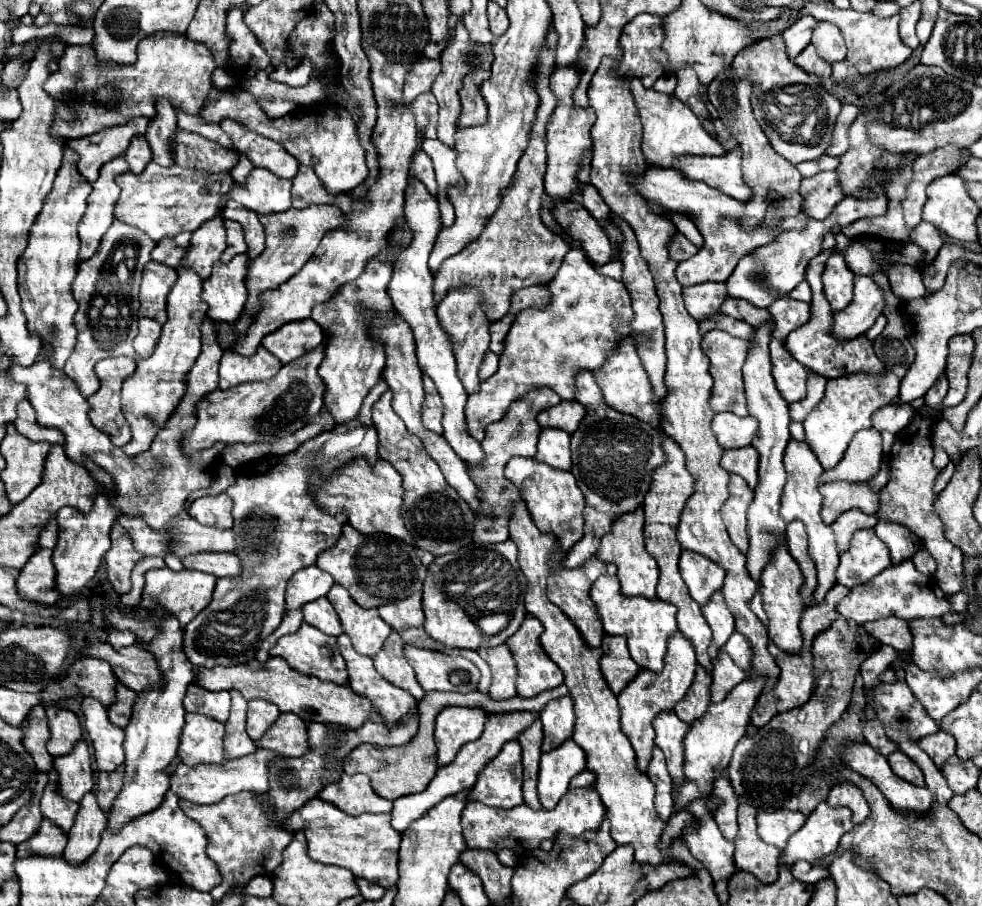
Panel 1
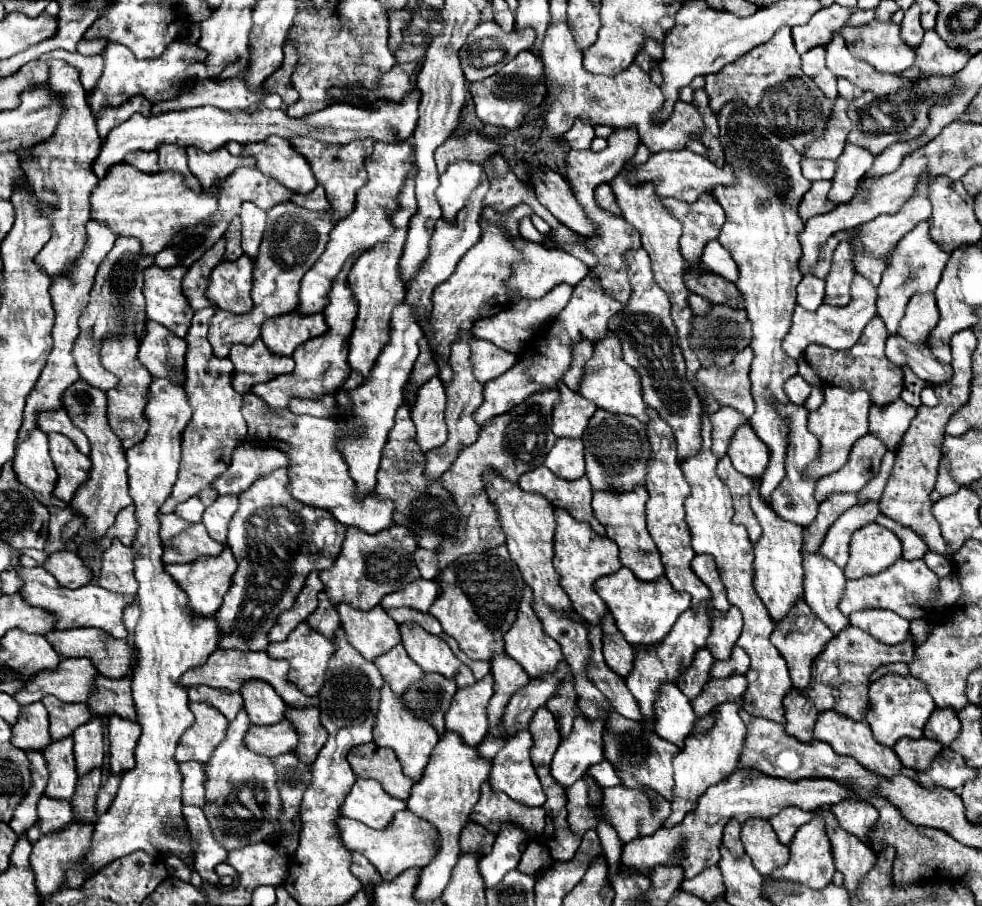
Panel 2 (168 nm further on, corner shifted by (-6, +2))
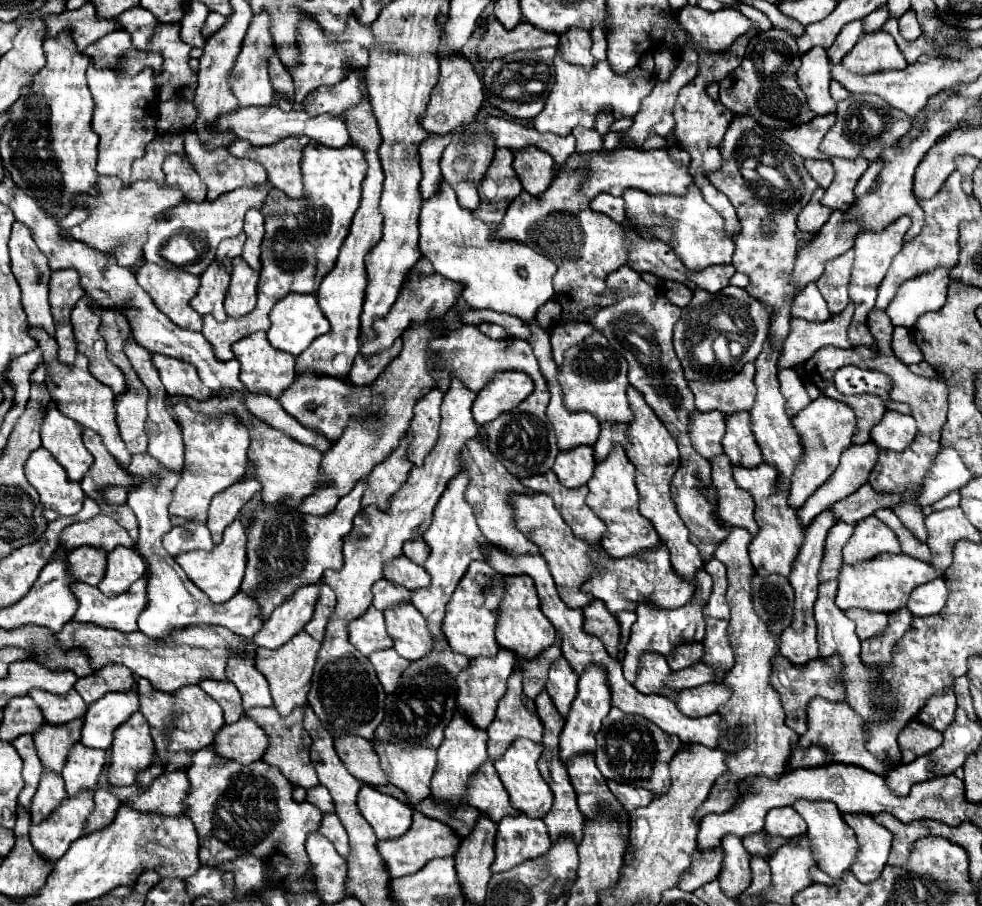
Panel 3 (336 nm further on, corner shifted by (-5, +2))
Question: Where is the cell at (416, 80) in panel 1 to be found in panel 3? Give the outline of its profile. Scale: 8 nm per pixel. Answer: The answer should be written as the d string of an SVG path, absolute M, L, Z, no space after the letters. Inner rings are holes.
M362 70L350 72L342 82L334 86L322 86L310 92L304 100L304 112L308 116L320 116L320 114L330 114L330 116L340 116L346 108L356 106L362 98Z

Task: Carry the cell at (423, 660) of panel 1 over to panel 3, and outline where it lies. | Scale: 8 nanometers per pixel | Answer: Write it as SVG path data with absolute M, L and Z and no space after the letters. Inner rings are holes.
M400 602L384 610L388 636L394 640L394 650L406 660L418 660L432 648L432 638L426 620L410 602Z

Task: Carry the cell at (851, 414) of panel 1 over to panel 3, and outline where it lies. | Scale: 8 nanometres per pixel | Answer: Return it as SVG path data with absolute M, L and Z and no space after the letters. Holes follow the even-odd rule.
M818 396L798 416L792 418L792 426L796 428L796 432L802 438L804 456L800 458L800 462L796 464L796 468L792 472L788 500L790 500L792 508L800 508L806 502L806 498L830 478L830 474L838 466L840 454L844 452L844 448L848 448L852 444L850 438L856 428L856 416L854 416L852 408L848 408L846 404L832 400L828 396Z

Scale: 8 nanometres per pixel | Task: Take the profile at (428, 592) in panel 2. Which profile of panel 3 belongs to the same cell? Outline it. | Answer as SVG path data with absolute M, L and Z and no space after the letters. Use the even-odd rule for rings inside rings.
M404 554L384 564L384 576L392 578L400 586L406 586L408 590L416 590L430 584L430 576L424 566L412 562Z

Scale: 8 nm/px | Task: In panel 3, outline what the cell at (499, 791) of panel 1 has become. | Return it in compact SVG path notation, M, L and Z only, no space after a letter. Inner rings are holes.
M520 738L506 750L506 754L498 762L494 762L498 776L510 794L512 806L530 818L542 818L552 808L552 790L548 788L548 784L544 782L544 778L540 776L538 766L536 766L542 750L544 750L542 744Z

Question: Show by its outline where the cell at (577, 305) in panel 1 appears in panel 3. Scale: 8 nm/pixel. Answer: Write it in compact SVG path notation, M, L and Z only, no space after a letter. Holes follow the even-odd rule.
M496 372L474 400L472 414L476 424L484 426L490 420L498 418L502 412L514 410L528 394L532 394L532 390L534 382L526 372Z

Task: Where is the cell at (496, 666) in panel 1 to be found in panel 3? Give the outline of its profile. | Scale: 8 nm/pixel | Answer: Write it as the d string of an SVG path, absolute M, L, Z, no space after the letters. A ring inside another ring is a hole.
M516 670L508 680L506 694L498 700L496 716L488 726L488 756L490 760L500 760L502 754L516 738L528 738L532 742L542 742L542 724L538 716L532 716L522 704L522 676Z

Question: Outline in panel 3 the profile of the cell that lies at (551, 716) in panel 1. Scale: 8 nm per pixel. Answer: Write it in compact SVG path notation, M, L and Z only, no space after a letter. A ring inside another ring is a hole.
M560 658L550 666L546 690L552 696L558 712L562 716L566 716L570 710L570 704L578 692L578 674L572 670L568 660Z

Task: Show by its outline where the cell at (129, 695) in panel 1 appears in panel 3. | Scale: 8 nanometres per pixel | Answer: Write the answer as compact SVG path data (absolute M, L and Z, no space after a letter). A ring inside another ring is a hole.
M106 664L92 676L80 678L74 688L86 704L92 704L108 692L126 692L132 688L132 684L134 676L132 672L128 672L128 668L124 668L122 664Z

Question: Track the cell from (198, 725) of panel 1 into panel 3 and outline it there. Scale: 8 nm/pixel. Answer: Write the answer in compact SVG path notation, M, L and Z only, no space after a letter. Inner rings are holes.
M138 678L138 696L140 696L140 712L150 724L152 738L166 740L166 746L156 744L158 750L164 748L164 758L168 762L164 764L164 772L172 772L172 768L186 770L192 764L192 754L212 744L216 732L224 726L220 704L216 704L216 700L212 700L198 684L184 686L176 692L160 692L152 688L148 680Z

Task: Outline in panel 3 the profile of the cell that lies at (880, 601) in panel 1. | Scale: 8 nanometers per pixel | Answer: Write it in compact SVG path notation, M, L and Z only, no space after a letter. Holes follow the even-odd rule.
M878 554L876 558L862 564L844 564L838 574L838 594L836 606L840 610L848 608L866 608L876 612L894 612L896 608L904 608L910 592L936 578L934 568L928 562L912 558L908 554Z

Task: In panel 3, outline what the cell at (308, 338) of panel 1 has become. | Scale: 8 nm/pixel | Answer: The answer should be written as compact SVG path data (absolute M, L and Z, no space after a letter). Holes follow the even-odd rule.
M288 294L284 296L282 300L278 300L270 312L270 320L272 320L272 326L270 330L266 332L268 334L268 342L282 350L282 352L290 352L294 356L300 356L310 344L314 338L326 334L330 330L330 324L326 320L326 316L322 314L320 306L318 306L318 300L314 294Z

